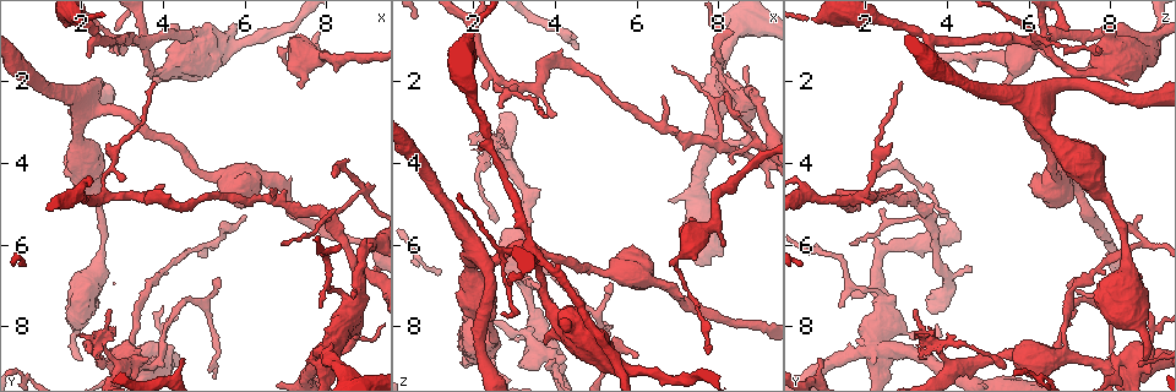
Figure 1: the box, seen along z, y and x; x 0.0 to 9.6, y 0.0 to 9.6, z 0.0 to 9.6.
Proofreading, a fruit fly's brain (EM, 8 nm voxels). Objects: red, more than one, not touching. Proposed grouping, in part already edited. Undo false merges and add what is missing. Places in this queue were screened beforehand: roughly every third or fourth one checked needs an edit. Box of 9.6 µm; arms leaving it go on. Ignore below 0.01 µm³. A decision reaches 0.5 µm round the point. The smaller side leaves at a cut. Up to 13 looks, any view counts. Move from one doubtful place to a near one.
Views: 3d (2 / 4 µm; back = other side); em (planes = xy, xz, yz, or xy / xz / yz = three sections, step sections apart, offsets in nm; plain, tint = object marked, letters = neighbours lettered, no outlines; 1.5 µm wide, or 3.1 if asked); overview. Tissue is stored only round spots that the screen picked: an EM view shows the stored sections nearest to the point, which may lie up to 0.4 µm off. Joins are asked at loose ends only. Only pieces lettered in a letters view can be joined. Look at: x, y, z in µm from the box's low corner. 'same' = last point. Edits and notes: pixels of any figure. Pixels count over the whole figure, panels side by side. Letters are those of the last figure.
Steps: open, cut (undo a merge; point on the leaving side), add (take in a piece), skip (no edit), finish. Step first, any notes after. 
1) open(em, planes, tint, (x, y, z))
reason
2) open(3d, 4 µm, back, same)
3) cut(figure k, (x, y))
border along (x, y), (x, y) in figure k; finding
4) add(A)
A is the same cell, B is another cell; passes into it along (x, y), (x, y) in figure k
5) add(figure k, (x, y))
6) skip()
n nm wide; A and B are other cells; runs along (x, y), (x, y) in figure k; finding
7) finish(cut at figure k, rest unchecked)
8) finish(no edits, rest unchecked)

open(3d, 2 µm, (5.30, 8.15, 8.00))
narrows sharply

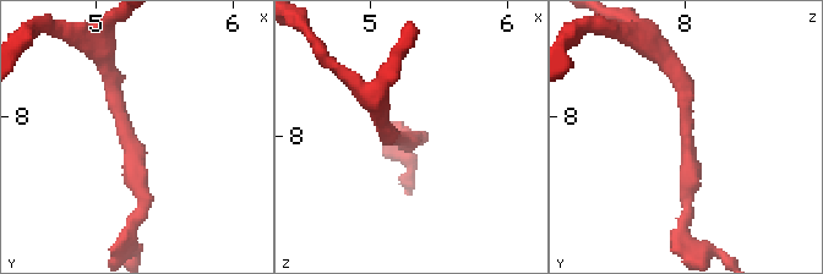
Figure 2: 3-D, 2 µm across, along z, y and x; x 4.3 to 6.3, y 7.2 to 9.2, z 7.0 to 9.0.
open(em, planes, letters, (5.26, 8.18, 8.00))
need the tissue

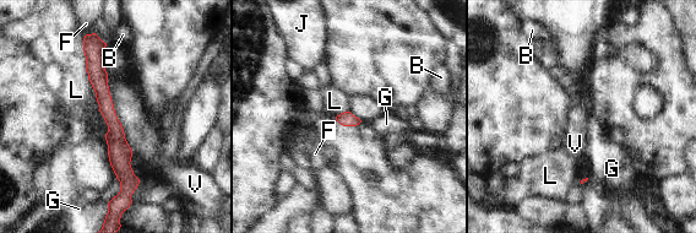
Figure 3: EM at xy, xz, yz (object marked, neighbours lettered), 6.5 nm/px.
skip()
B, F, G, J, L and V are other cells; runs along (101, 44), (97, 76), (128, 189) in figure 3; continuous, no second neuron

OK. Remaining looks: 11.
open(3d, 2 µm, (4.50, 8.80, 0.95))
tapers out

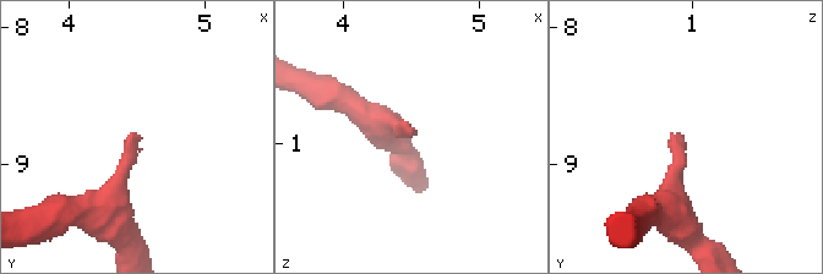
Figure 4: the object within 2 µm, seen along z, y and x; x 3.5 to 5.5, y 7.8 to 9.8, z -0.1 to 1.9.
open(em, planes, tint, (4.54, 8.82, 0.90))

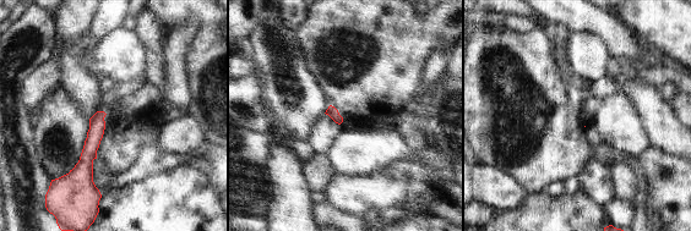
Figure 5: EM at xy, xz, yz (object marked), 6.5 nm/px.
open(em, planes, letters, same)

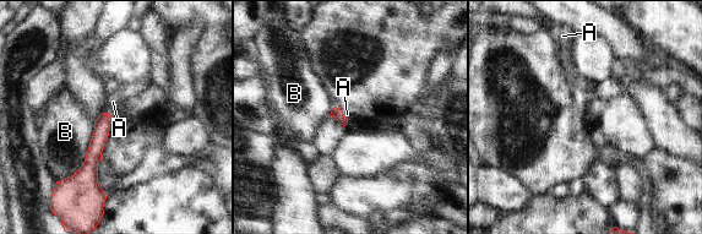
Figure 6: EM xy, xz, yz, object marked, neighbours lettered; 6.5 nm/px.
add(A)
B touches over 480 nm; A is the same cell, B is another cell; passes into it along (102, 126), (110, 115), (113, 102) in figure 6; it goes on there

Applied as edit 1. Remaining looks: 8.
open(overview)

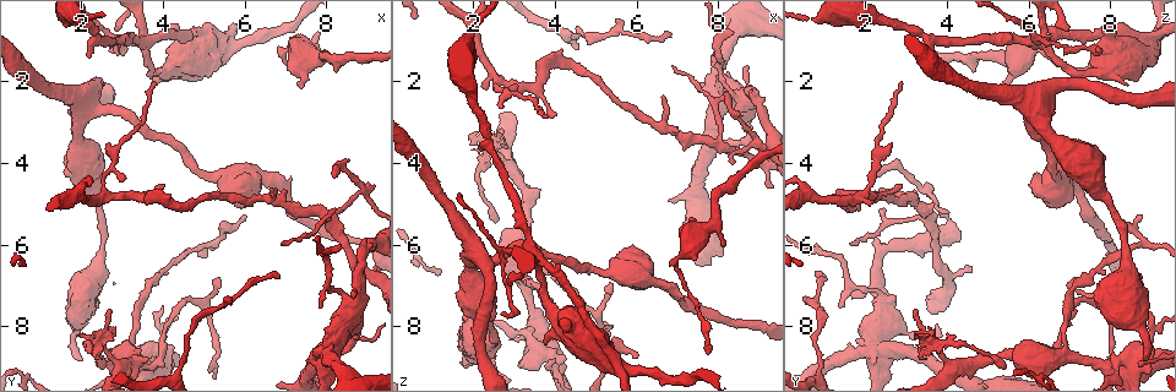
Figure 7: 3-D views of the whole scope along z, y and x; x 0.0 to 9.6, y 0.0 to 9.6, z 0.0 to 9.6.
open(em, xz, step 4, letters, (3.65, 1.05, 6.40))
four-way junction

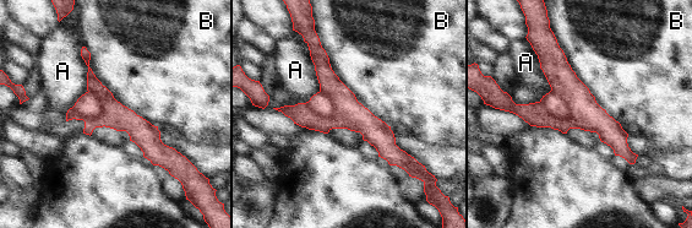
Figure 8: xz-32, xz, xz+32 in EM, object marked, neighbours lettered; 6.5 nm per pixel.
cut(figure 8, (584, 113))
A and B are other cells; the part that leaves runs along (314, 53), (330, 85), (399, 163) in figure 8; a second neuron is stuck on

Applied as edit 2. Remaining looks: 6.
finish(add at figure 6, cut at figure 8, rest unchecked)

